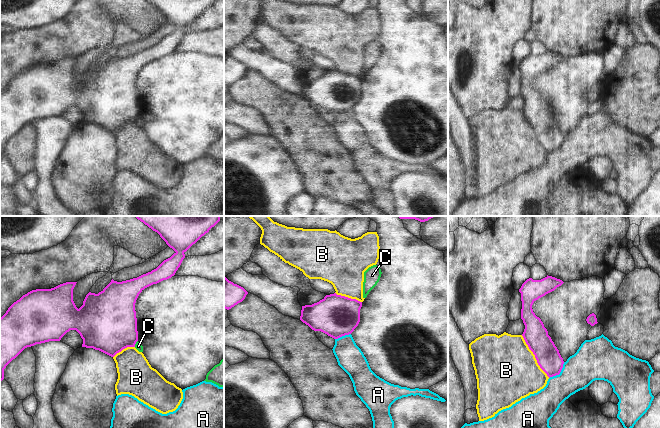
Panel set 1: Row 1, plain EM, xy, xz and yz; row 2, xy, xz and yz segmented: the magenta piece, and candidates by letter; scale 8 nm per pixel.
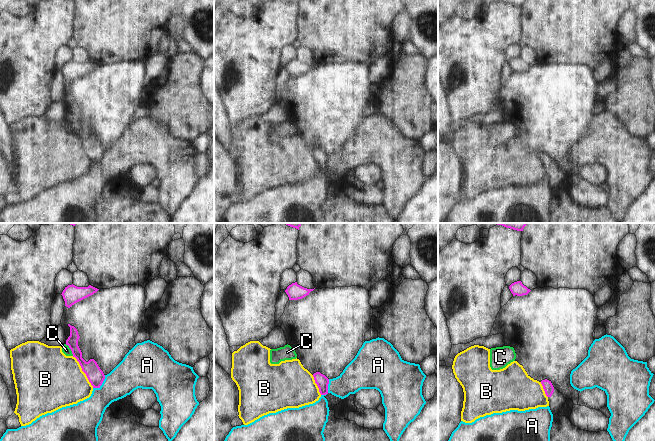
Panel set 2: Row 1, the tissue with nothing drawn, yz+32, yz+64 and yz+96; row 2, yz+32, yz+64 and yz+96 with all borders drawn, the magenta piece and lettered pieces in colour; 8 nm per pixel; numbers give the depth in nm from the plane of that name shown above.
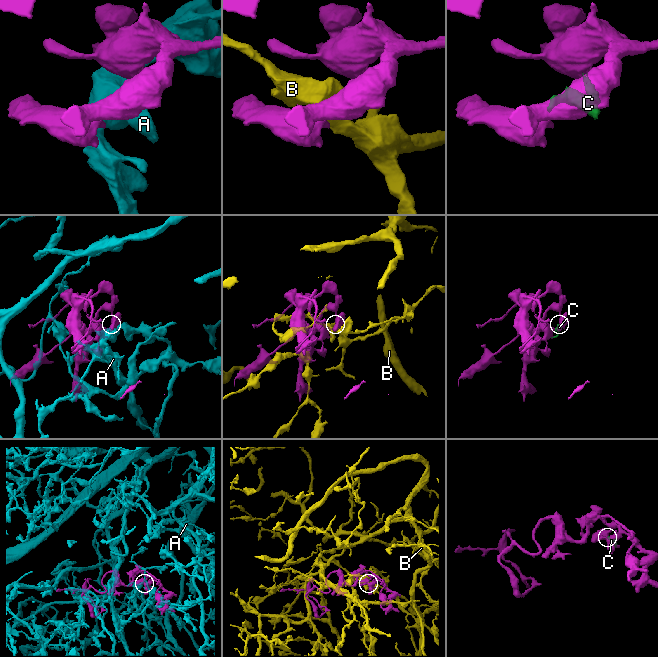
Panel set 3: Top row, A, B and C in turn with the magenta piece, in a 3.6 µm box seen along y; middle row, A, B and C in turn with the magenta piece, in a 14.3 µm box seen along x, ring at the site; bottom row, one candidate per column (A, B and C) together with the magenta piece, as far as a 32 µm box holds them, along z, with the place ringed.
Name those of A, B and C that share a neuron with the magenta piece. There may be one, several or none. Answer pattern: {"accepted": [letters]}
{"accepted": []}

